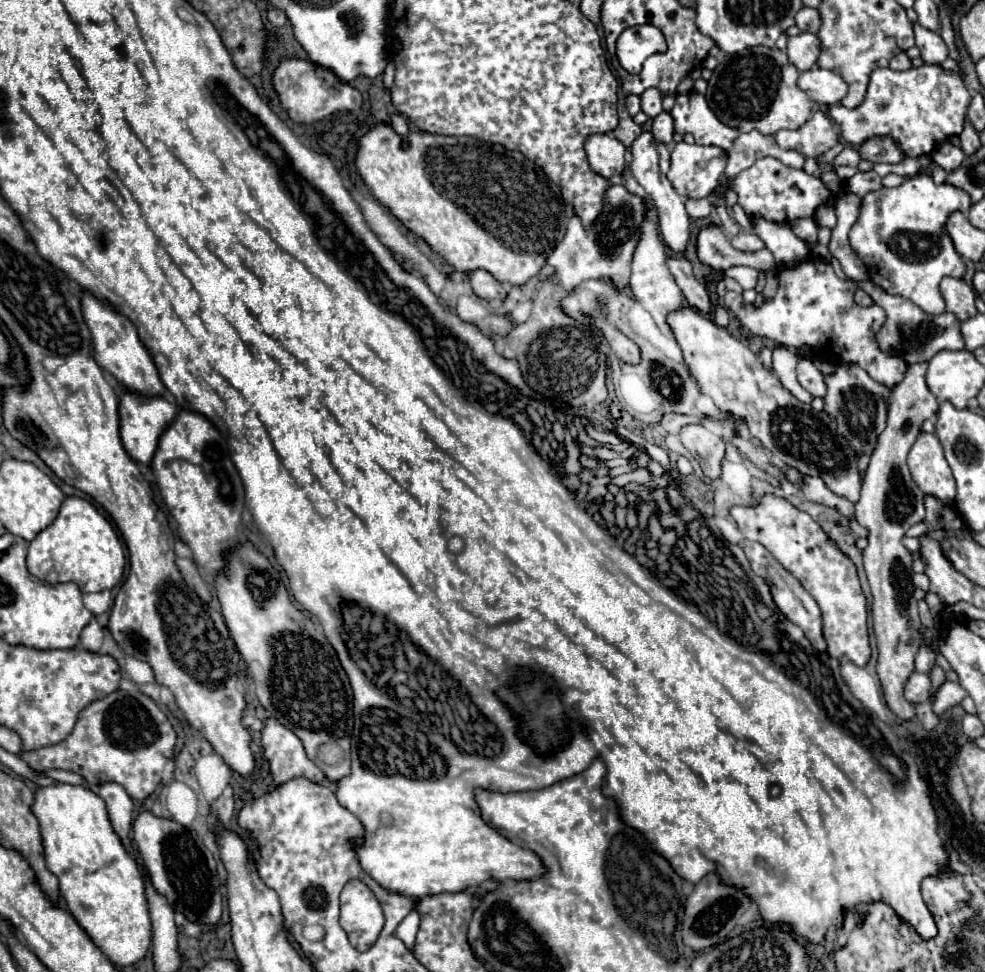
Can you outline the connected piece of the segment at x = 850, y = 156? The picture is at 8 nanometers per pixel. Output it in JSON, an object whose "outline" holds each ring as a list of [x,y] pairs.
{"outline":[[[845,146],[845,150],[835,158],[835,166],[839,166],[839,164],[847,164],[847,166],[857,166],[859,164],[859,160],[861,160],[861,156],[859,156],[859,150],[855,148],[855,146]]]}

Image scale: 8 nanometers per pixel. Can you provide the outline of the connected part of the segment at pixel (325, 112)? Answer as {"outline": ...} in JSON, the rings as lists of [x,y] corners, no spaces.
{"outline":[[[283,60],[273,72],[273,86],[279,92],[281,104],[287,110],[289,118],[295,122],[311,124],[315,120],[327,118],[333,112],[353,110],[361,106],[361,94],[355,88],[343,84],[333,72],[307,60]]]}

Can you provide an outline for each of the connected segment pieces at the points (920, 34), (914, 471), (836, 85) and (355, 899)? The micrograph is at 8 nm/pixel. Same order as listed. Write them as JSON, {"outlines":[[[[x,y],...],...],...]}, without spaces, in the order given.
{"outlines":[[[[915,22],[915,46],[921,50],[921,60],[925,64],[941,64],[949,56],[943,38],[937,32],[923,28],[919,22]]],[[[919,432],[909,450],[907,464],[913,480],[925,494],[943,502],[951,502],[955,498],[955,478],[951,476],[951,468],[935,434]]],[[[813,66],[807,72],[801,72],[797,84],[811,100],[827,106],[839,104],[847,94],[847,82],[837,72],[823,70],[819,66]]],[[[361,880],[347,882],[341,892],[341,926],[357,950],[367,950],[381,932],[381,908]]]]}

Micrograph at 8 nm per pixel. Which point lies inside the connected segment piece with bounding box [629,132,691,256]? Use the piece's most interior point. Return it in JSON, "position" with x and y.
{"position":[650,163]}

